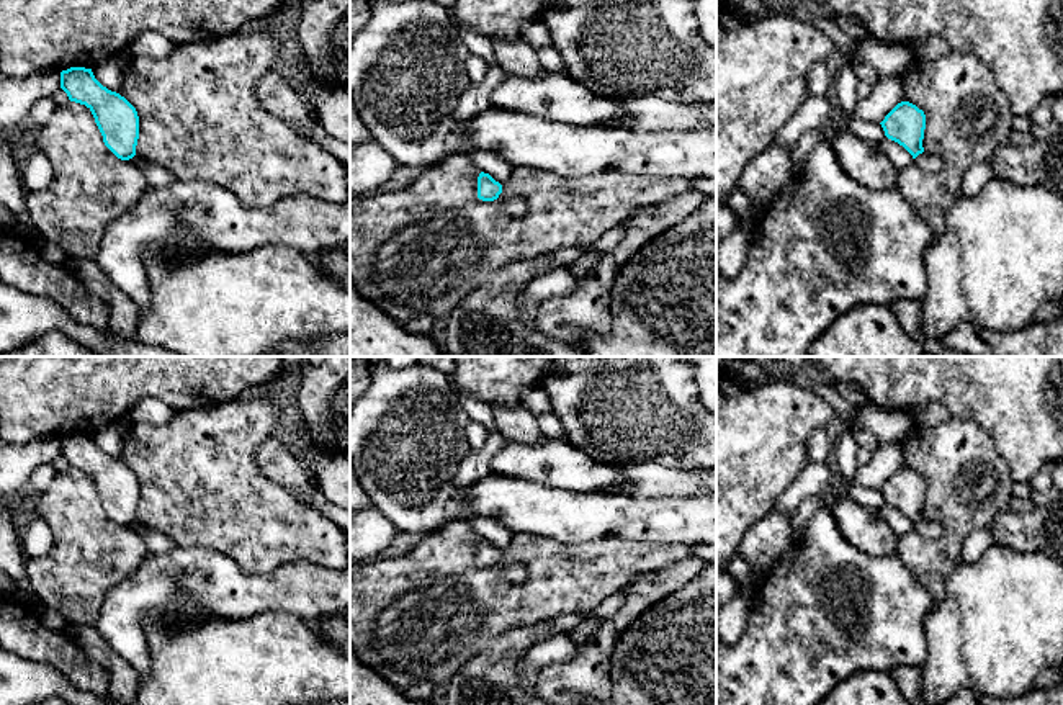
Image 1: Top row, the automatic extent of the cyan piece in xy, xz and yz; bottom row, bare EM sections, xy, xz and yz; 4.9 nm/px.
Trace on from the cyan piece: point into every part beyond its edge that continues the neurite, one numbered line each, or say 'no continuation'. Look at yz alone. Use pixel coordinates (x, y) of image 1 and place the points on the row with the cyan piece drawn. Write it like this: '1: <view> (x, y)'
1: yz (926, 161)

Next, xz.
1: xz (511, 205)

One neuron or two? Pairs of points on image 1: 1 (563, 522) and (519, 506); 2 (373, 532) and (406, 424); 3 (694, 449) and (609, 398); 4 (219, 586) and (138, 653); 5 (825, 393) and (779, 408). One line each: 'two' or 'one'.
1: one
2: two
3: one
4: one
5: two

